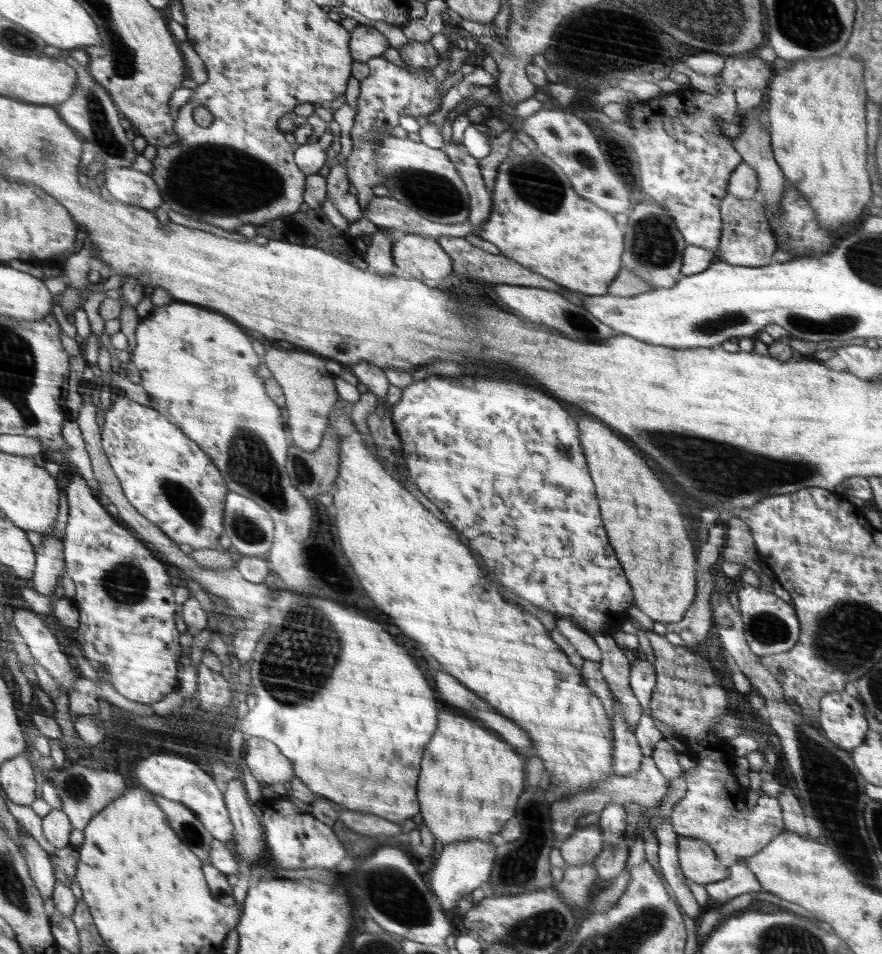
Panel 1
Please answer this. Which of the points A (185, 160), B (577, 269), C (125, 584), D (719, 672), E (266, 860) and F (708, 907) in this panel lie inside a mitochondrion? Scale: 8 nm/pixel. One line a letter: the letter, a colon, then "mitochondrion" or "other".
A: mitochondrion
B: other
C: mitochondrion
D: other
E: other
F: other

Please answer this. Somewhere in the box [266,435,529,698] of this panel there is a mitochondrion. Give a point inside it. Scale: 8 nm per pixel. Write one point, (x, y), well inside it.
(303, 473)

